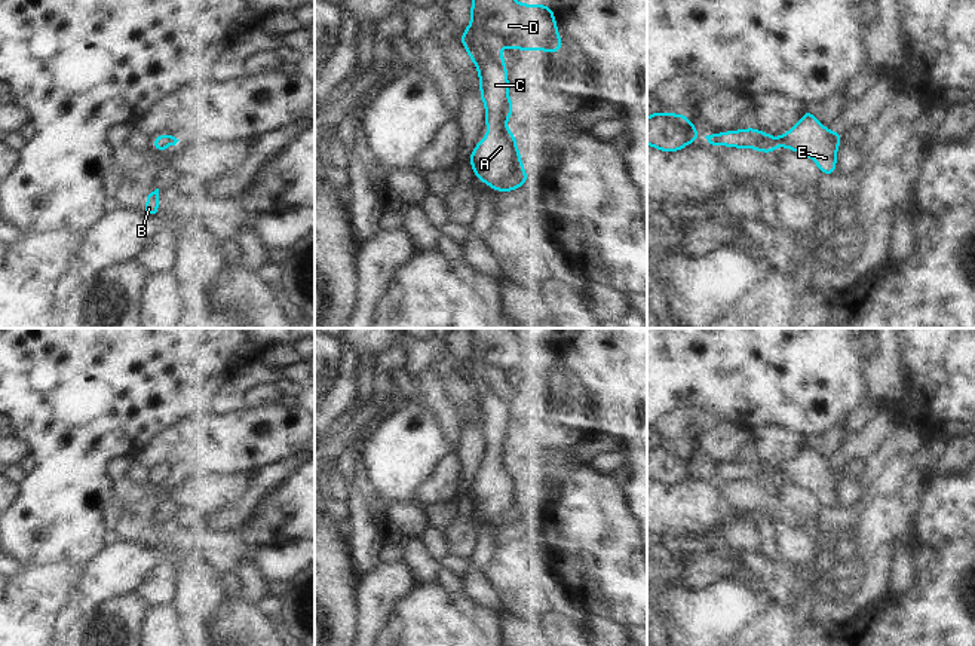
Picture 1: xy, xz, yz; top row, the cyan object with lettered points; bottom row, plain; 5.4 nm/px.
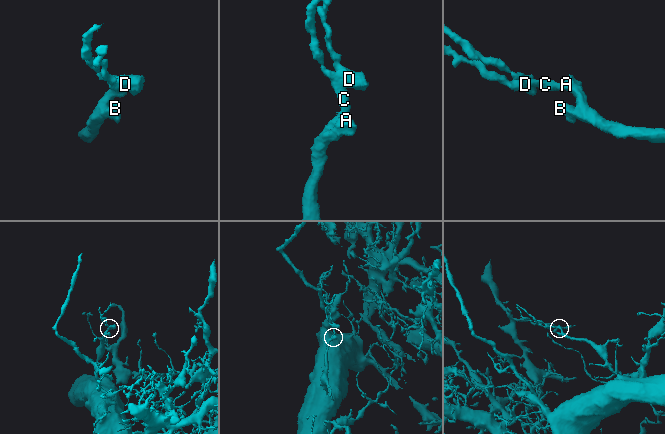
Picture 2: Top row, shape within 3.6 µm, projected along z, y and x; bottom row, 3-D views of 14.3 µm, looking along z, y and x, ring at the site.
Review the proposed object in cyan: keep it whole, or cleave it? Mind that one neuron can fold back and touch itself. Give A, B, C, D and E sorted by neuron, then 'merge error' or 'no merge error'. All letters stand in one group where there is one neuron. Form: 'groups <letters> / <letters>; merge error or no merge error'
groups A B C D E; no merge error

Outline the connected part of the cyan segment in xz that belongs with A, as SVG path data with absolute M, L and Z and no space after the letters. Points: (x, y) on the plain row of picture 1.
M470 328L470 355L459 374L476 398L479 431L485 441L487 469L481 471L467 496L473 509L491 523L519 523L528 512L516 468L506 459L515 437L509 431L509 405L500 380L542 383L558 388L565 376L557 349L545 337L527 337L512 328Z

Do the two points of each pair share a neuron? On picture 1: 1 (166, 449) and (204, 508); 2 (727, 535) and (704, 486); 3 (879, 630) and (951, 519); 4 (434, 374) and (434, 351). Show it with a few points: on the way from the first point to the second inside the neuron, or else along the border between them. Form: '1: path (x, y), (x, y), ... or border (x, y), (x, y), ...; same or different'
1: border (180, 471), (211, 472), (214, 475); different
2: path (716, 523), (704, 511), (704, 498); same
3: path (908, 608), (951, 565), (951, 548); same
4: border (447, 351), (432, 360), (416, 377); different

